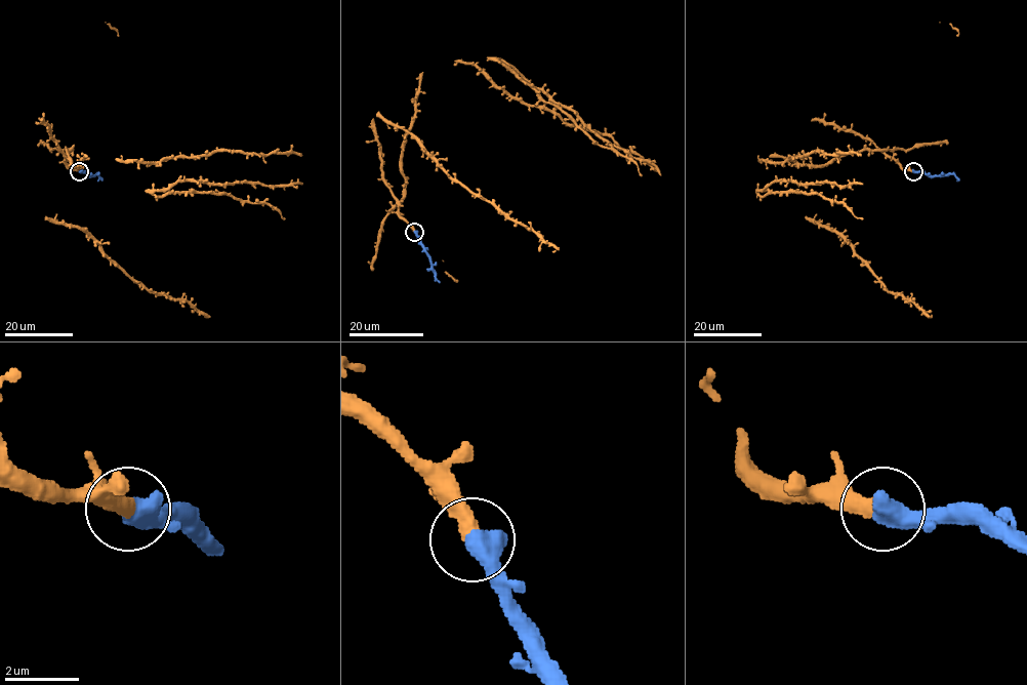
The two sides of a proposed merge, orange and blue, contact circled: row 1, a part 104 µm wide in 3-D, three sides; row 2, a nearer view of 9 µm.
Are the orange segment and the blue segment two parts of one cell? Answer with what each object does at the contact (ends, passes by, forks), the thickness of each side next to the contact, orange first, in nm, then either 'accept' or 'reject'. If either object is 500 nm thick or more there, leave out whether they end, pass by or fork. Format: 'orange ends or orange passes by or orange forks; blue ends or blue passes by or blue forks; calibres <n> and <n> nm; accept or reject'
calibres 400 and 650 nm; accept

